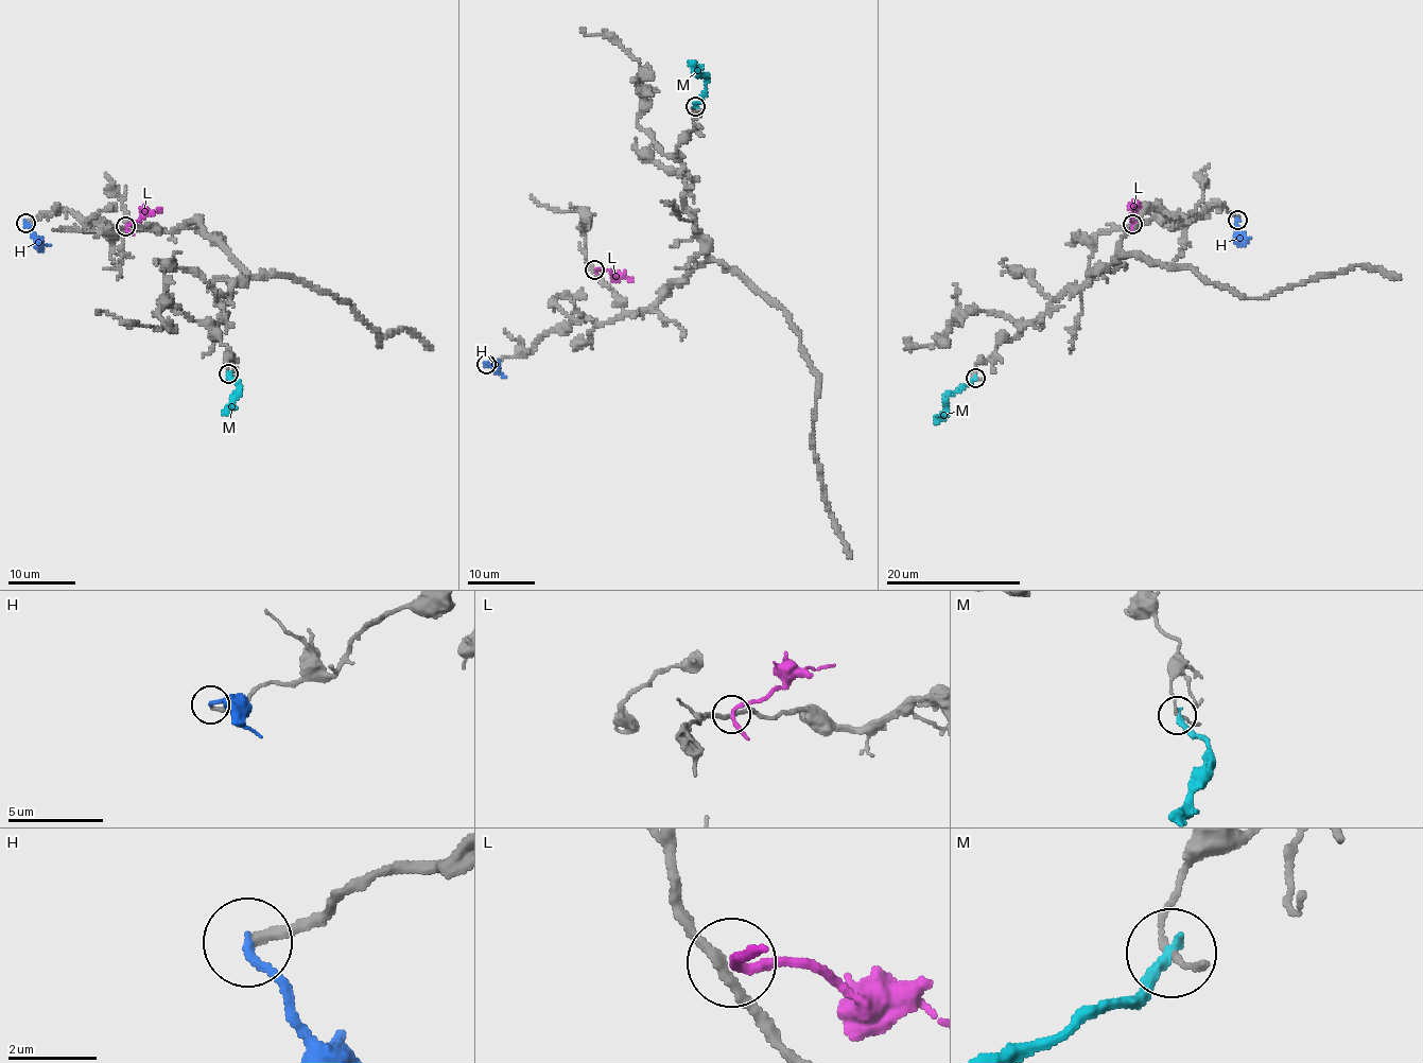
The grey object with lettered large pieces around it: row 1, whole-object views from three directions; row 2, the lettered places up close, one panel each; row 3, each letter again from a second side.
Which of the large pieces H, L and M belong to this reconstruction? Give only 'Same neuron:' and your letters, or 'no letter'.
Same neuron: no letter

